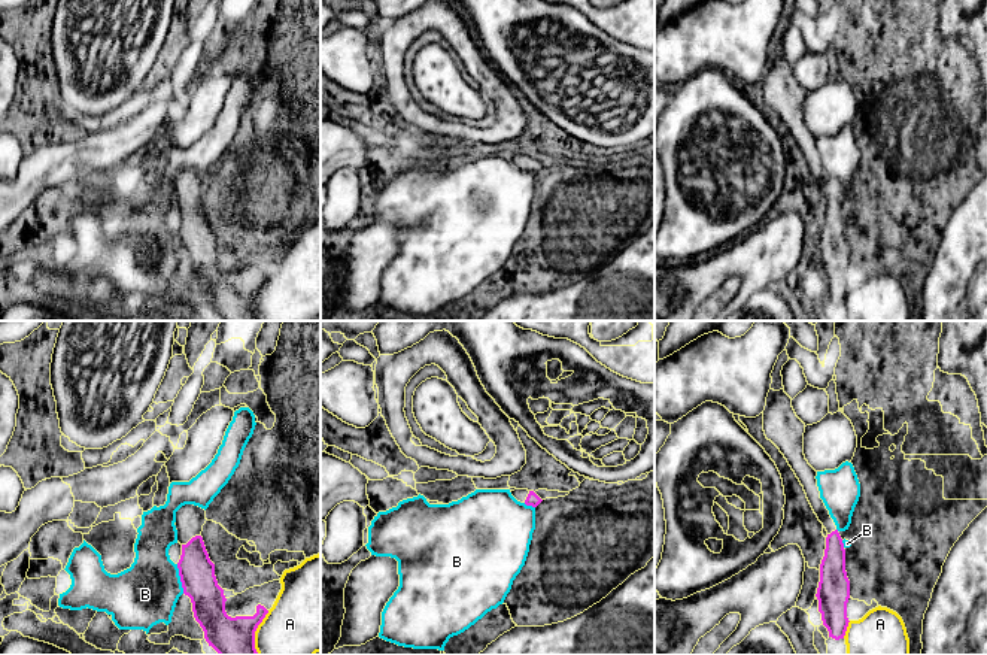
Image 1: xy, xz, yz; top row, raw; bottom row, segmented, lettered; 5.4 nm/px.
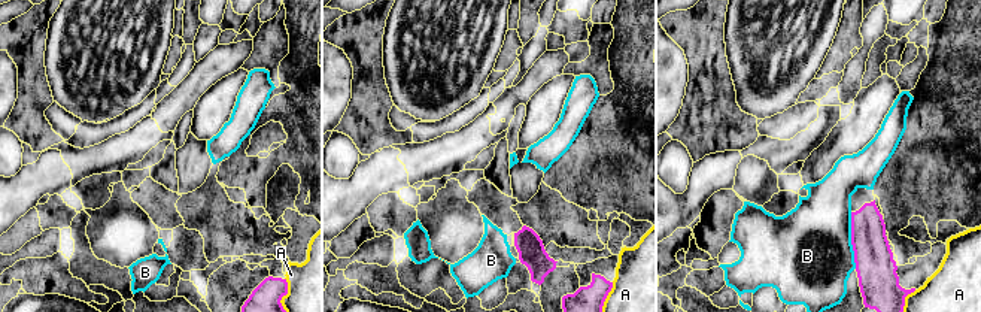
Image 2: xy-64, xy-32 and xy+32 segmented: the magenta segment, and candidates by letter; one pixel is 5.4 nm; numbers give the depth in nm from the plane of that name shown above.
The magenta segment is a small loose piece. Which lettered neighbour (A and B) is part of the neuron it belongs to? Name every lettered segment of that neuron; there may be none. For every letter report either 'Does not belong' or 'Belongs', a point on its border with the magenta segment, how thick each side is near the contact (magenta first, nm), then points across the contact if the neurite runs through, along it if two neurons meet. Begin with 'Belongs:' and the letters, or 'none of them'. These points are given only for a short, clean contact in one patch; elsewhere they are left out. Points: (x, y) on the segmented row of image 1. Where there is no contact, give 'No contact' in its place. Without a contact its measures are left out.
Belongs: none of them
A: Does not belong. Touches magenta at yz (846, 630). Thickness 180 nm (magenta) against 340 nm
B: Does not belong. Touches magenta at xy (181, 579). Thickness 190 nm (magenta) against 340 nm

